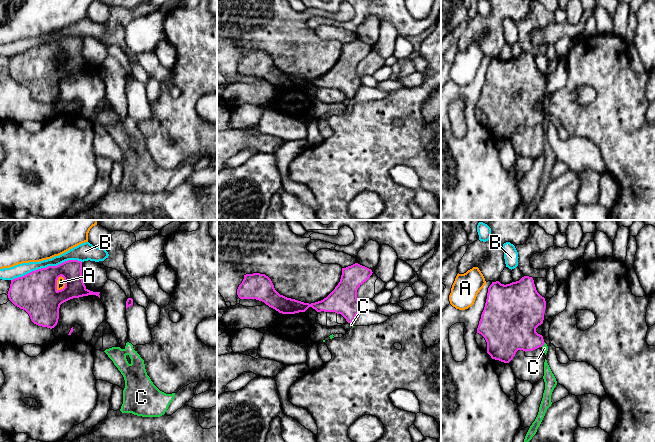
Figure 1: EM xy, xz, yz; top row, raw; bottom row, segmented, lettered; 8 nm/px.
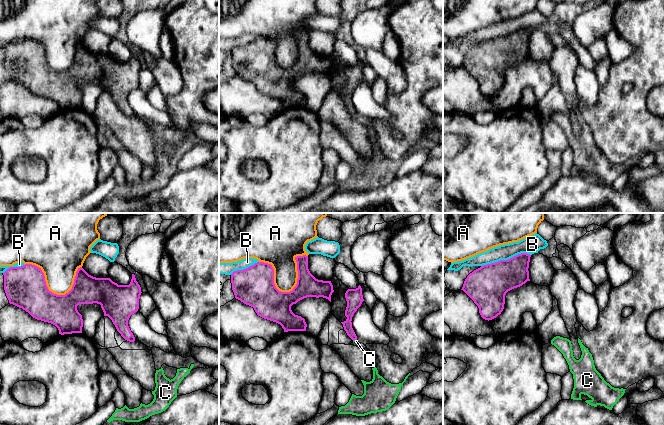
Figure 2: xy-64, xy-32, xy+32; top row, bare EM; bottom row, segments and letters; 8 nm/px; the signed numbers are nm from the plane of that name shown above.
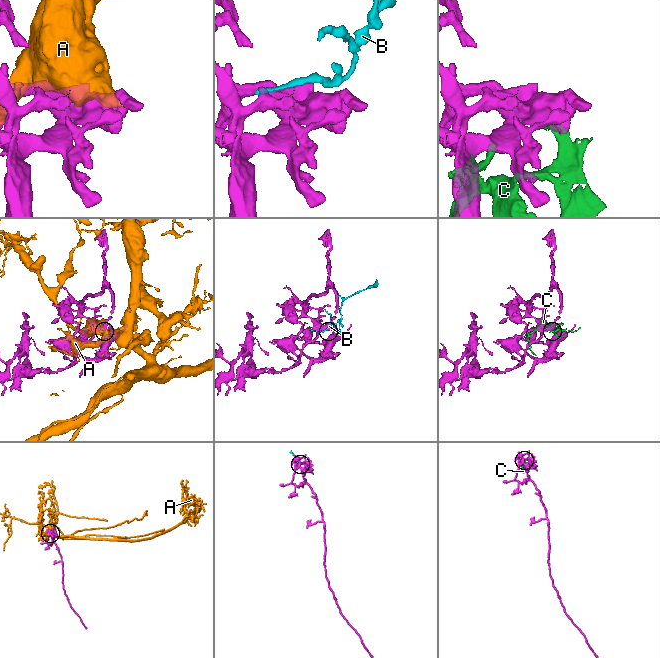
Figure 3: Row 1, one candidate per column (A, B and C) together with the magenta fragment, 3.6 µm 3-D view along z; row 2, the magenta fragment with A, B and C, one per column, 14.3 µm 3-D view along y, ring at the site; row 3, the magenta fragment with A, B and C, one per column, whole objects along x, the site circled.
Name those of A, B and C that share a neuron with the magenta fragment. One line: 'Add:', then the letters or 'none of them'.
Add: none of them

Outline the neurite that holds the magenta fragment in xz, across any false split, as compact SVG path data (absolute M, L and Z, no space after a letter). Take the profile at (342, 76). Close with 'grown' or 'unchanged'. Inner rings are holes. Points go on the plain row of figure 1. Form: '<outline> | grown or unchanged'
M358 39L342 44L341 55L335 65L323 76L311 80L280 71L271 55L260 49L244 51L237 65L237 71L240 75L262 77L282 90L305 88L312 83L317 88L341 90L348 99L353 100L356 91L362 86L357 75L357 66L372 49L371 45Z | unchanged

